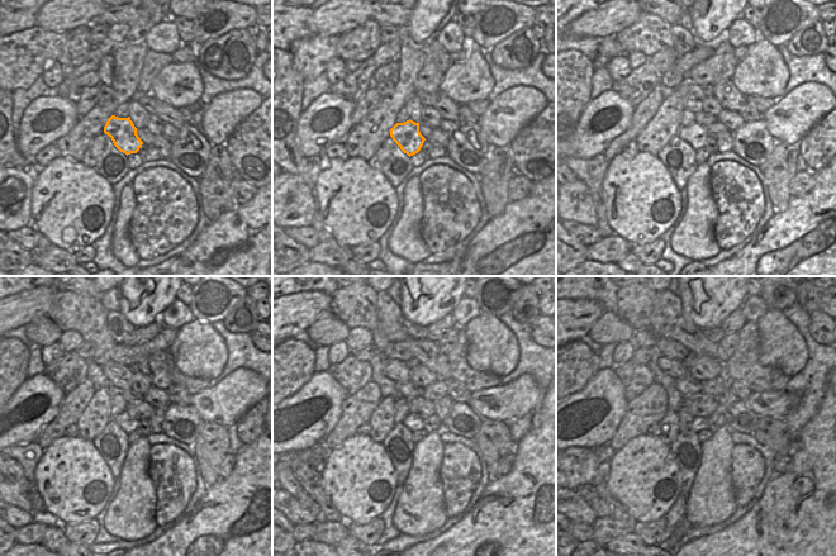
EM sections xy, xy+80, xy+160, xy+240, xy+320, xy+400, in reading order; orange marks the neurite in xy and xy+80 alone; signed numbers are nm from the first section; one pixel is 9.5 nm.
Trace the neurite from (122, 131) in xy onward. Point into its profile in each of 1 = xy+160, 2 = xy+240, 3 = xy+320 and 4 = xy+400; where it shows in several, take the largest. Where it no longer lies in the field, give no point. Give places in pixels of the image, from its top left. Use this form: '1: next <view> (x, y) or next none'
1: next xy+160 (696, 134)
2: next xy+240 (127, 423)
3: next xy+320 (412, 422)
4: next xy+400 (699, 423)

